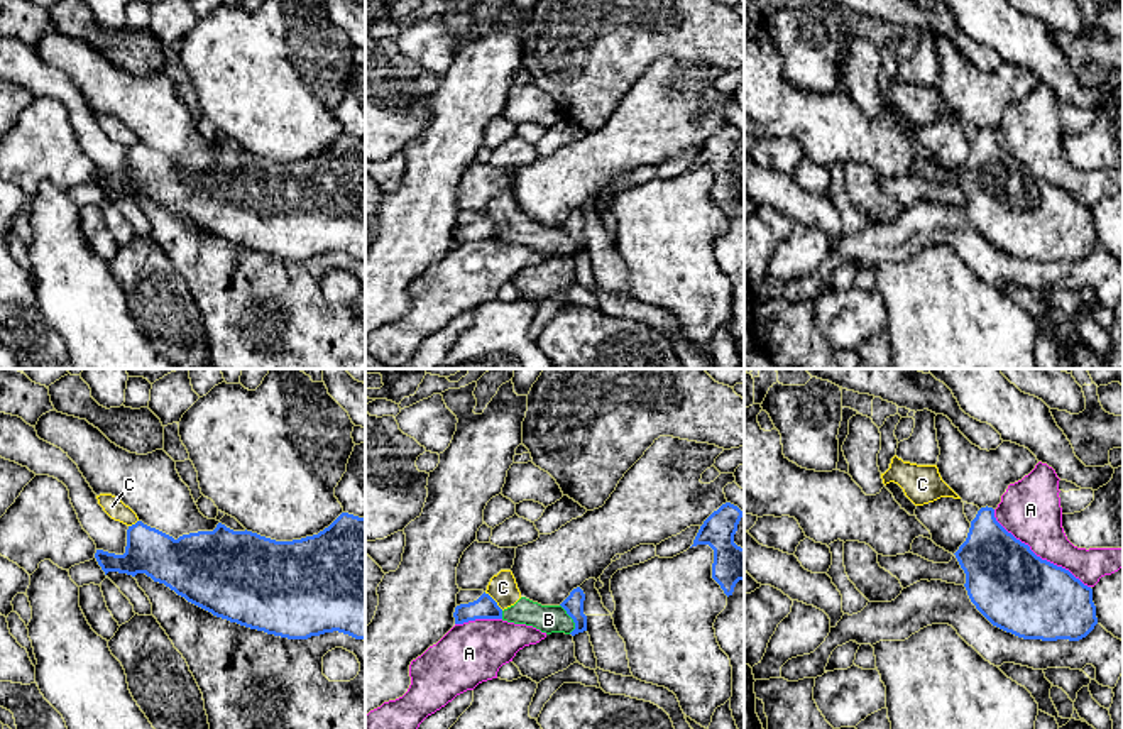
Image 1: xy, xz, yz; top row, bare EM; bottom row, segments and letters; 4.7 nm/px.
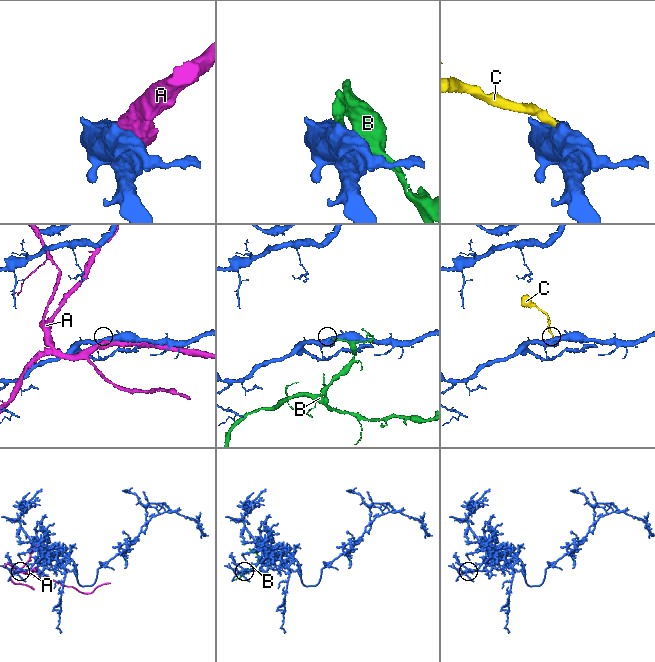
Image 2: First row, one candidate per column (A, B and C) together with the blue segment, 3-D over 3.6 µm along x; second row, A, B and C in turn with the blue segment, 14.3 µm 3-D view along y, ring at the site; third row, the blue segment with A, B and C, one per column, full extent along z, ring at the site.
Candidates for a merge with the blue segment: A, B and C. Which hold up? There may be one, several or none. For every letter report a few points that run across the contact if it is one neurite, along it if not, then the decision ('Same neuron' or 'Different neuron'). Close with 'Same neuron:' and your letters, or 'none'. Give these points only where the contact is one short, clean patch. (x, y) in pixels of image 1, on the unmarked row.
A: Different neuron
B: Line: xz (560, 225), (574, 244), (570, 254). Different neuron
C: Line: xz (484, 213), (503, 230). Different neuron
Same neuron: none

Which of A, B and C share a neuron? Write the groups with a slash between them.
A / B C

